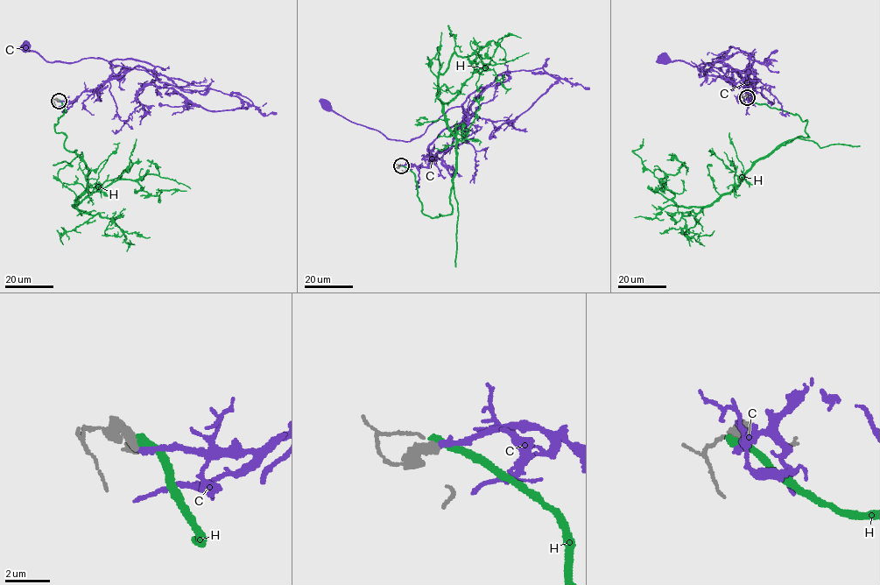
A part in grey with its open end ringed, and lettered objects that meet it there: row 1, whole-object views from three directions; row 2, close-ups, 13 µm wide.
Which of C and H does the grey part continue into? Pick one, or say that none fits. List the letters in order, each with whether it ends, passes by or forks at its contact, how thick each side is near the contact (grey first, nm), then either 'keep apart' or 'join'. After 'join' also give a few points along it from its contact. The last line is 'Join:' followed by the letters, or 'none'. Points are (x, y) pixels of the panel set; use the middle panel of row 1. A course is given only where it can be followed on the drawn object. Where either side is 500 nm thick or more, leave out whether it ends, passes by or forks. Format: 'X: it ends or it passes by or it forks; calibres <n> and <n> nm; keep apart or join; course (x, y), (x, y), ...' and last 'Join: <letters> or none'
C: it ends; calibres 440 and 280 nm; join; course (401, 165), (426, 166), (447, 151), (465, 118), (461, 106), (409, 141), (388, 139), (325, 104)
H: it ends; calibres 480 and 360 nm; keep apart
Join: C

